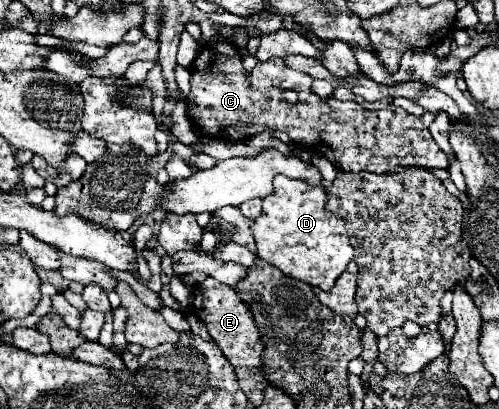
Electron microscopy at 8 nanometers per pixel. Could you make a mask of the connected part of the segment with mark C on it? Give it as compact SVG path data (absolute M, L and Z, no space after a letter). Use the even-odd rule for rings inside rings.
M223 38L221 44L215 46L209 68L213 72L191 72L191 92L187 96L187 114L201 138L237 144L265 130L283 130L295 146L325 156L341 172L367 170L383 174L397 166L448 168L447 156L439 150L429 128L423 126L419 116L399 106L365 110L355 101L321 98L311 88L313 78L305 72L287 68L281 58L257 62L251 72L245 72L237 46ZM285 88L299 92L299 102L295 106L279 100L279 92Z

